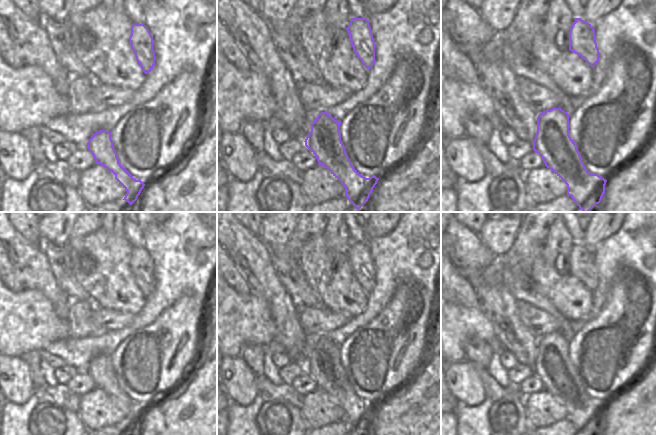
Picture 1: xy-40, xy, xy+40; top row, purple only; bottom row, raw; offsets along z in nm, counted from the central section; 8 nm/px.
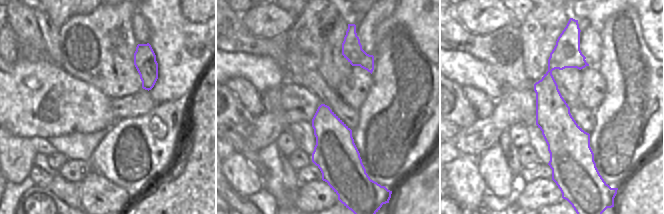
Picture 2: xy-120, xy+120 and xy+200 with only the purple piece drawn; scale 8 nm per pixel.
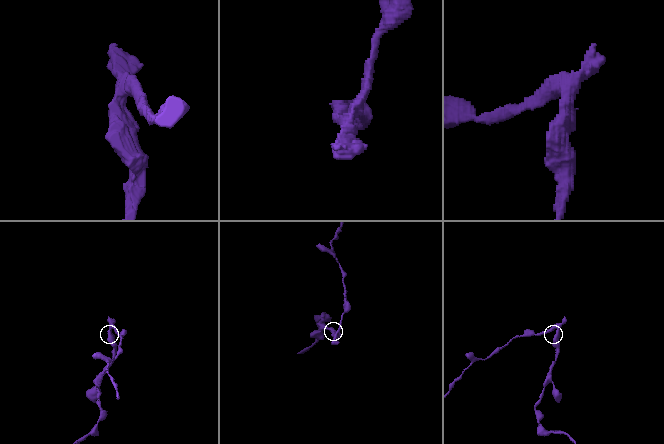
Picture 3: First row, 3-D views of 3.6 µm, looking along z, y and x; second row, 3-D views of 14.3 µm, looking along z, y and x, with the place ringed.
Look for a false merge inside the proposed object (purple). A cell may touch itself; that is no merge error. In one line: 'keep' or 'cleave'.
cleave

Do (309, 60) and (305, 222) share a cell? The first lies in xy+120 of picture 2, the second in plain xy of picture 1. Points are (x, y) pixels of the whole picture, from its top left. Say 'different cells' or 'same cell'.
same cell

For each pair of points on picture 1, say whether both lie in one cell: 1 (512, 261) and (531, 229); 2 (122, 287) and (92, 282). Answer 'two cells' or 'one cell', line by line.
1: one cell
2: one cell

